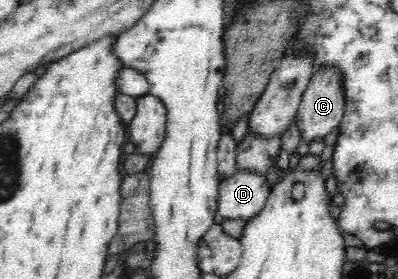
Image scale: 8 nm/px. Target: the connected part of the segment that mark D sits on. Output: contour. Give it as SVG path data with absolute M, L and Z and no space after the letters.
M237 167L232 176L219 181L217 213L247 222L266 204L270 189L264 176Z

